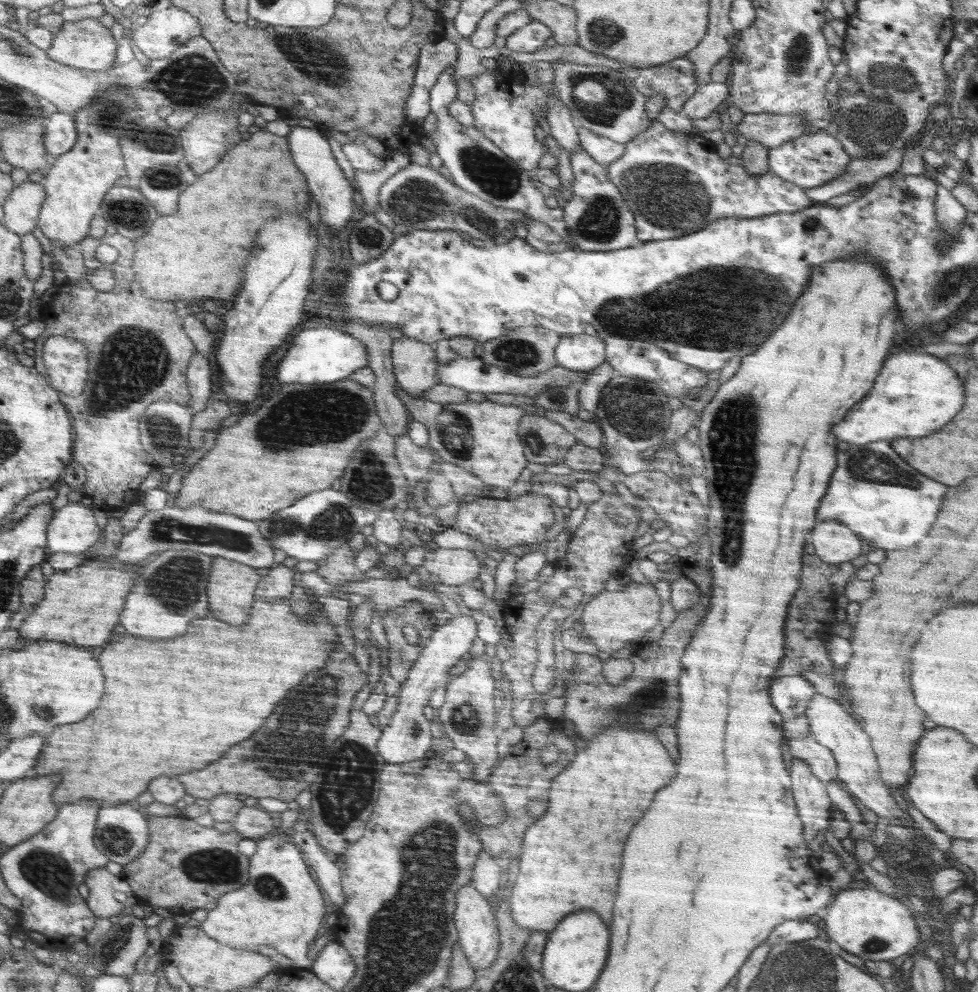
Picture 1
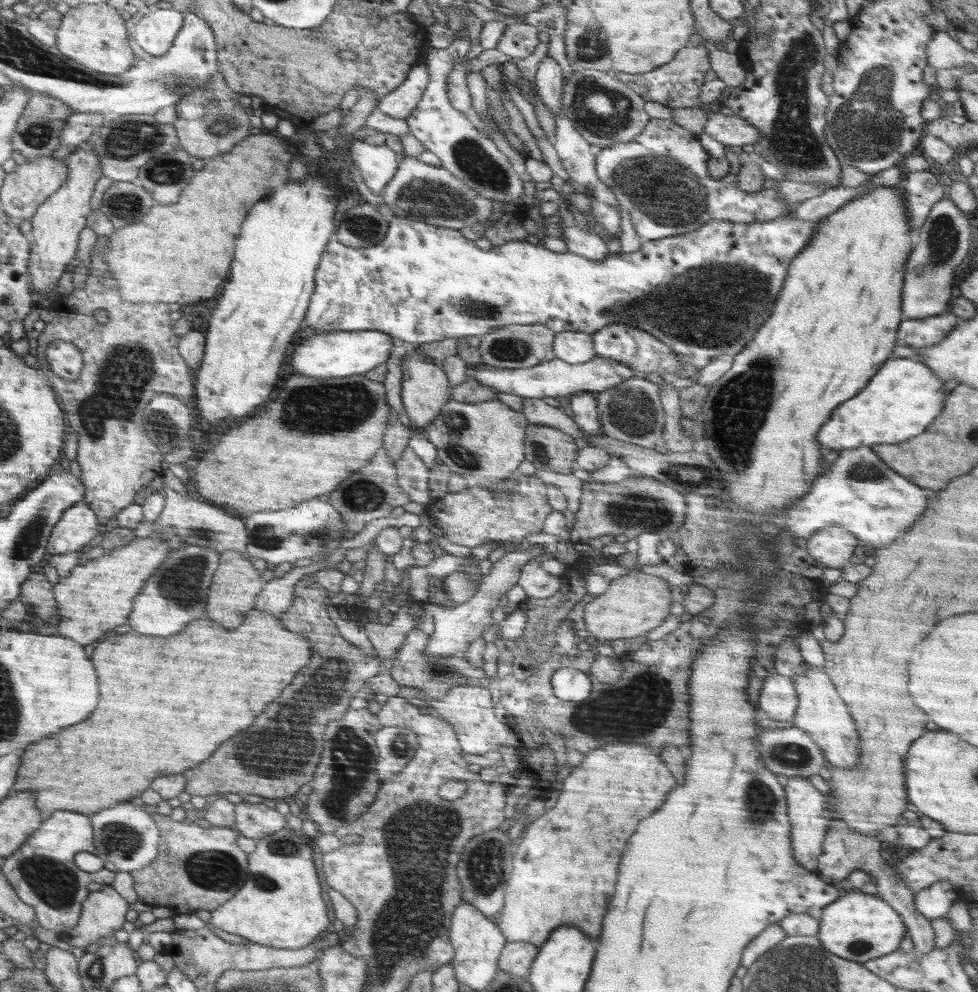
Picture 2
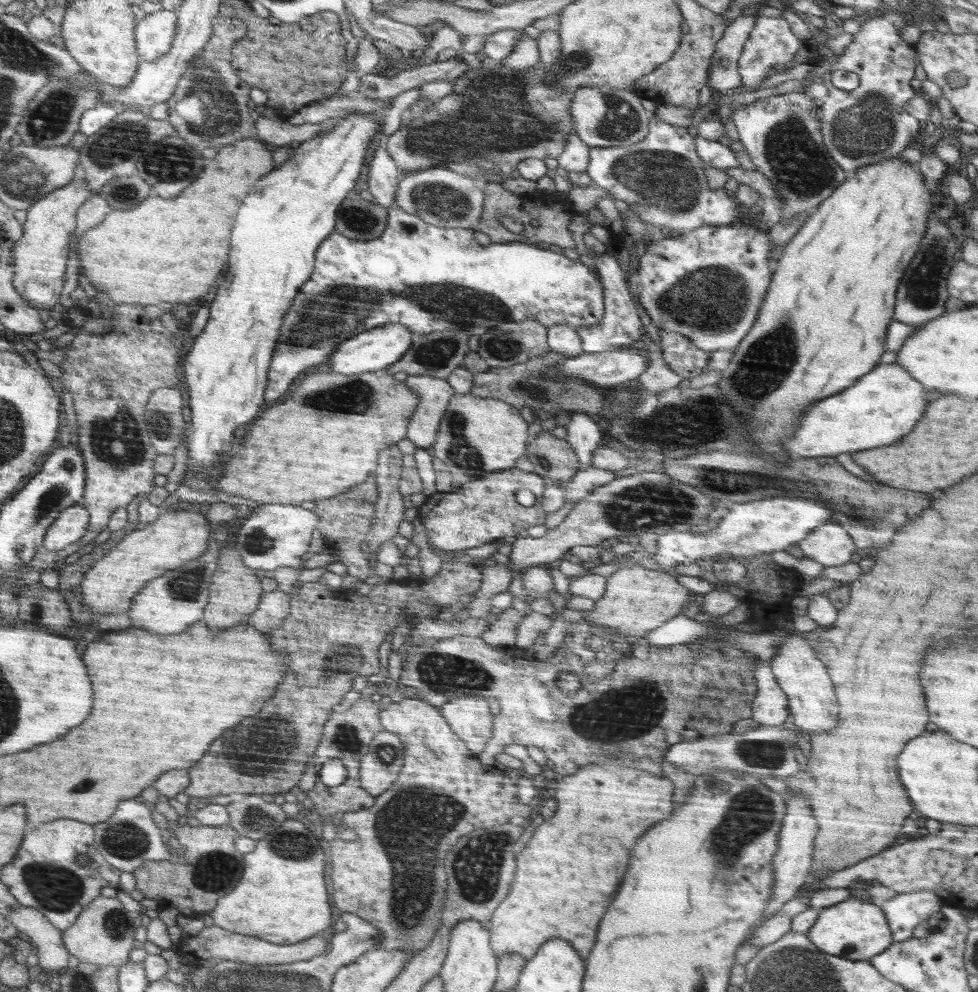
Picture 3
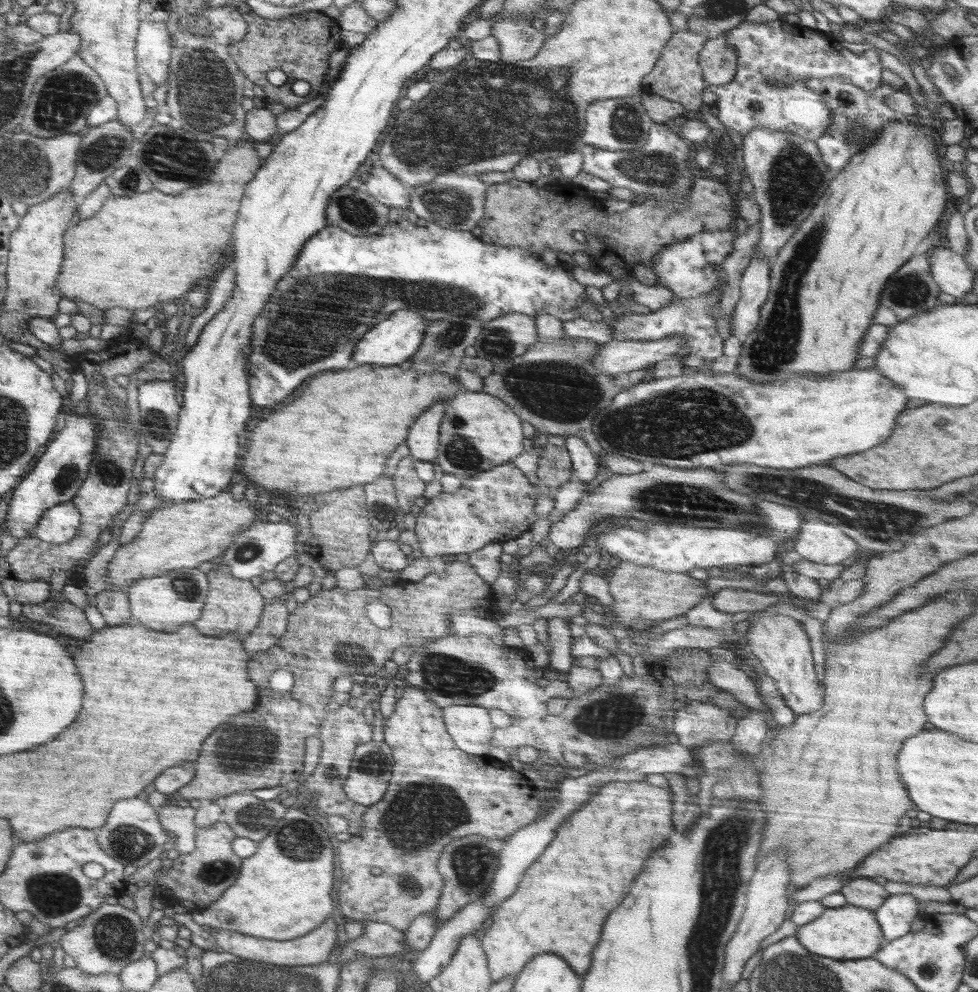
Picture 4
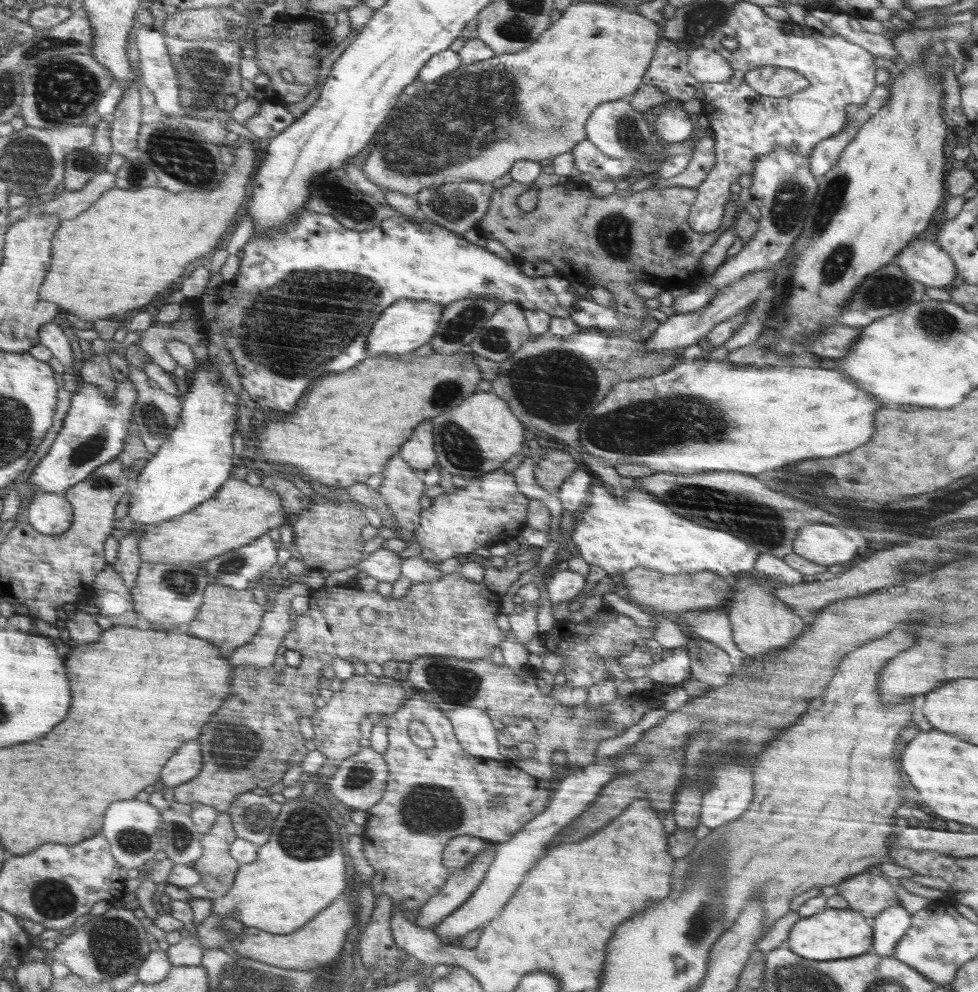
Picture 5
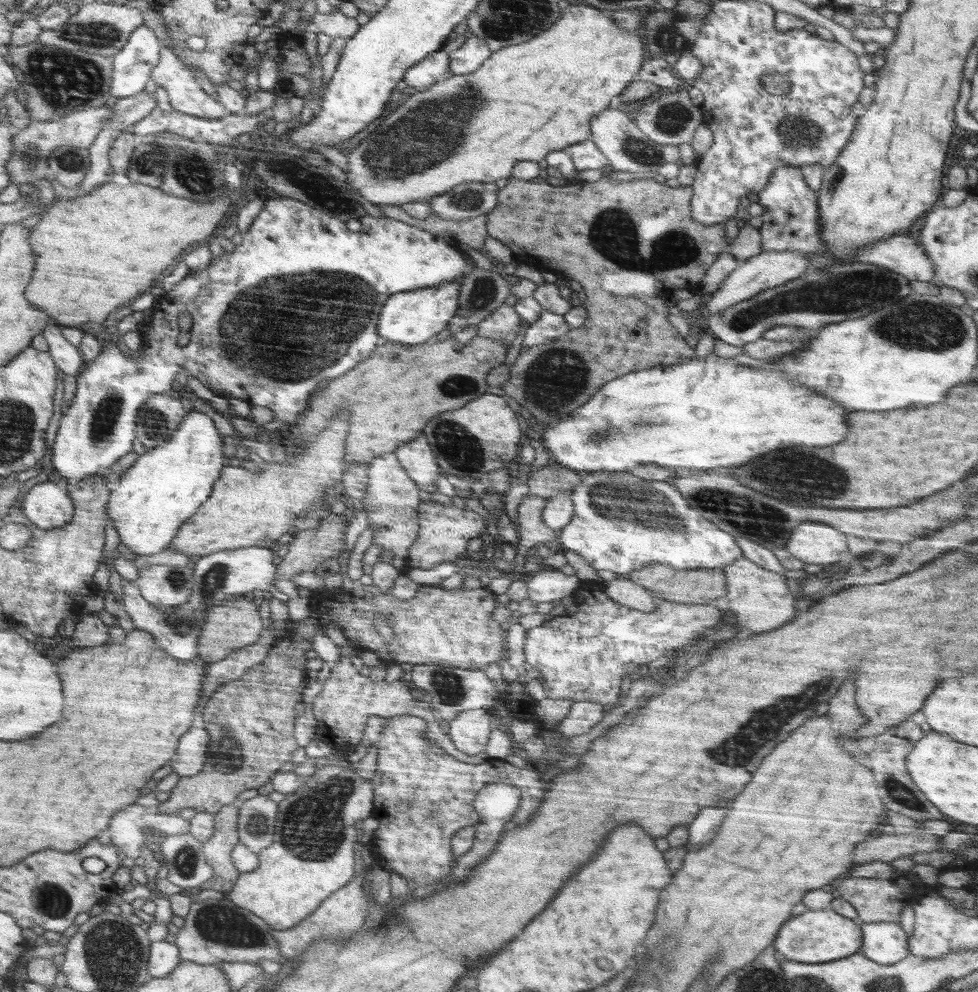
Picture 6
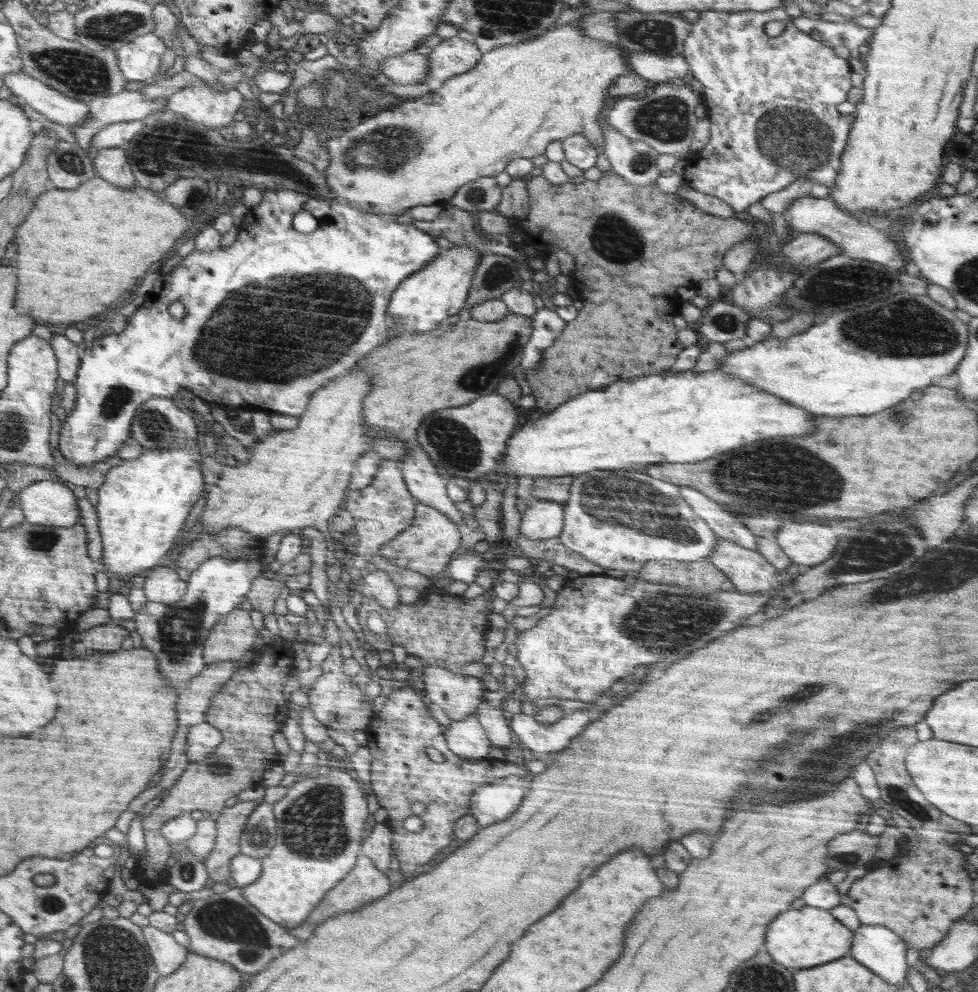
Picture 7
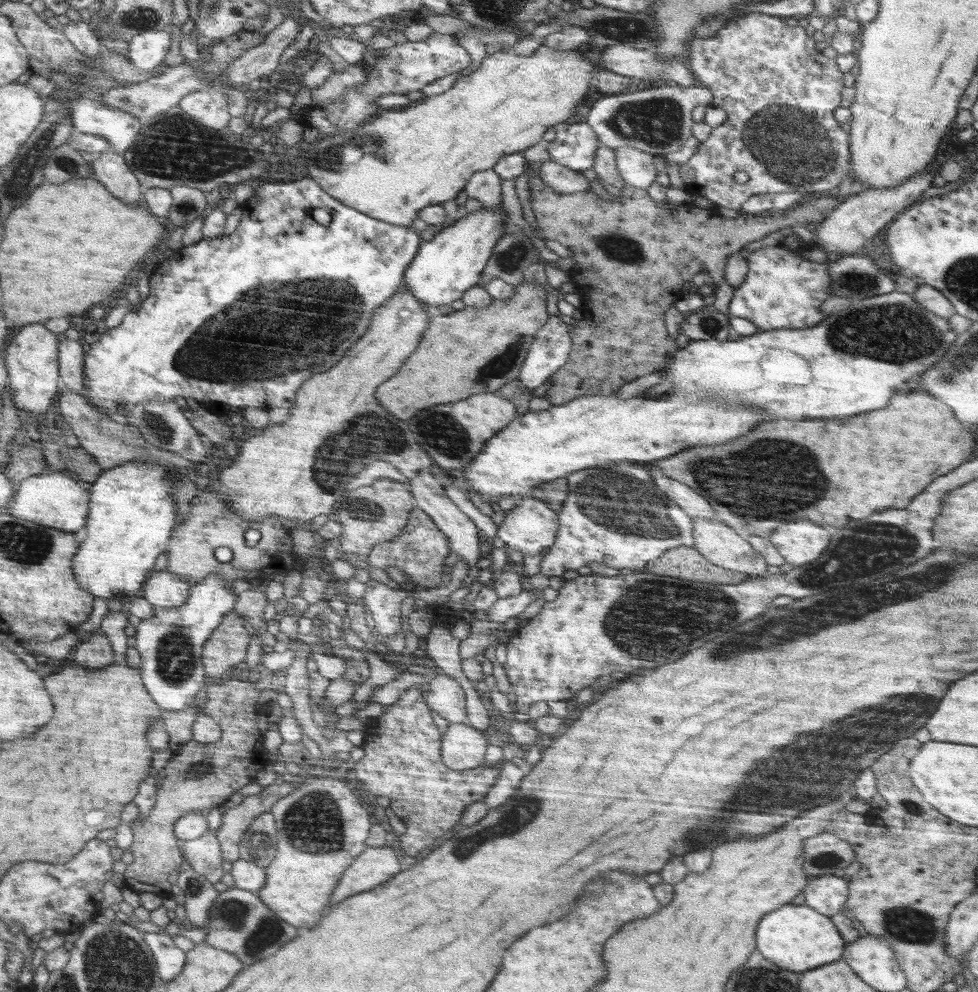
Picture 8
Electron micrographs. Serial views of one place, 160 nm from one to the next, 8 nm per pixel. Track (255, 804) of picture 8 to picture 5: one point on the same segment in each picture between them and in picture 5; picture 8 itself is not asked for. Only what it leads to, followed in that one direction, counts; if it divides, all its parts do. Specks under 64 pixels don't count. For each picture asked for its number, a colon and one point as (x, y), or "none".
5: (217, 870)
6: (217, 849)
7: (231, 823)

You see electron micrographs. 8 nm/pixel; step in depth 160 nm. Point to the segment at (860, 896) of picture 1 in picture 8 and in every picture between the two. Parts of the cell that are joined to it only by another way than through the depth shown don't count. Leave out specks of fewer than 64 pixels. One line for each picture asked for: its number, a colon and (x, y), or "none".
2: (857, 926)
3: (855, 929)
4: (848, 932)
5: (832, 934)
6: (814, 936)
7: (804, 938)
8: (796, 937)

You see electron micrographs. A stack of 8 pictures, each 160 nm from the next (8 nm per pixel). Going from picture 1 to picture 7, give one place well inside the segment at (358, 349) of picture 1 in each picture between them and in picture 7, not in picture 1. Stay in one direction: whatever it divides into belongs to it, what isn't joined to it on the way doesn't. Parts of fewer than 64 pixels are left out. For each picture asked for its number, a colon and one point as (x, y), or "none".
2: (337, 354)
3: (373, 350)
4: (394, 340)
5: (405, 326)
6: (414, 317)
7: (422, 302)

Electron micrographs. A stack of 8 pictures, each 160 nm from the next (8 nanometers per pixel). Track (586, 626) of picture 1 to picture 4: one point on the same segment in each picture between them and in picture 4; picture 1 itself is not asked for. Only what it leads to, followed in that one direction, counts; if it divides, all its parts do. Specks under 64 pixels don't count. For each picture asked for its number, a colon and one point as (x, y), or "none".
2: (634, 604)
3: (636, 601)
4: (654, 596)

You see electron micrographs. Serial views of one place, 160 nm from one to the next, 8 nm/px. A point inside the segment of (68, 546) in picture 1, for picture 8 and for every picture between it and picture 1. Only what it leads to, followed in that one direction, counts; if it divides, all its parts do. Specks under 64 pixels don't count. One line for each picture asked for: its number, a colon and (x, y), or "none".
2: (78, 524)
3: (72, 524)
4: (59, 524)
5: (51, 514)
6: (48, 505)
7: (47, 502)
8: (52, 499)

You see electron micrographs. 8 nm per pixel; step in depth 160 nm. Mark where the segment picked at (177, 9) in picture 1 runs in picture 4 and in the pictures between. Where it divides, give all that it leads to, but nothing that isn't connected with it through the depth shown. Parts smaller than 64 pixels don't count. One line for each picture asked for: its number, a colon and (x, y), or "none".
2: (155, 33)
3: (155, 32)
4: (154, 46)

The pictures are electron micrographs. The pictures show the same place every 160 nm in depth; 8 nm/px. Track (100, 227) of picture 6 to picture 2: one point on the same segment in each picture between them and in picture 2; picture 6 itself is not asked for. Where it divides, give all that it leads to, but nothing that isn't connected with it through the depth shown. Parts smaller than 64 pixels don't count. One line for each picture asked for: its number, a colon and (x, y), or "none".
2: (187, 248)
3: (172, 250)
4: (152, 248)
5: (129, 245)

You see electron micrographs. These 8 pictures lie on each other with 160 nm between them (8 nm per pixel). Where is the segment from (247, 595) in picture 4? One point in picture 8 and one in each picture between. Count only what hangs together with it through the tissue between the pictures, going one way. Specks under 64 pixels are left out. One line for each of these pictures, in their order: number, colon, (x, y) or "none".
5: (228, 618)
6: (235, 624)
7: (229, 639)
8: (227, 645)

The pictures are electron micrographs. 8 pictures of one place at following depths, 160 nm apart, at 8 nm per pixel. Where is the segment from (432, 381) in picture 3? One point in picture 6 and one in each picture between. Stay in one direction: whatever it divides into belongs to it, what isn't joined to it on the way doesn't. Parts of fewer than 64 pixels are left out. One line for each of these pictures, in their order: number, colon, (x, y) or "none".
4: (424, 441)
5: (420, 451)
6: (417, 458)

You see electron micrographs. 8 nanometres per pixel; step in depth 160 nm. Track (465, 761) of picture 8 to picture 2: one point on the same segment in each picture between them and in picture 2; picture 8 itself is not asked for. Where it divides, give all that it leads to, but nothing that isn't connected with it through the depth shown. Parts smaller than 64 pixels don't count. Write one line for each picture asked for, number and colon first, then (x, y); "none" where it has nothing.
2: (470, 710)
3: (469, 716)
4: (470, 725)
5: (475, 732)
6: (470, 731)
7: (466, 737)

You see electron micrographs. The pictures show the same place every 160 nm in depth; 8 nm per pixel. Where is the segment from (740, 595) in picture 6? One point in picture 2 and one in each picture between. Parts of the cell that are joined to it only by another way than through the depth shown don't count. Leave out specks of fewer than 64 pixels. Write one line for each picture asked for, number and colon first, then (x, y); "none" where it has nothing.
2: (821, 713)
3: (800, 674)
4: (780, 643)
5: (761, 624)

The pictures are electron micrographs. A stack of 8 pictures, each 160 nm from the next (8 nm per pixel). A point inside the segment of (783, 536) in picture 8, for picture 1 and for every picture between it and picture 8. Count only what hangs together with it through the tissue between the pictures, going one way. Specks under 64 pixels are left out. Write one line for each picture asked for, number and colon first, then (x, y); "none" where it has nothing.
1: (833, 542)
2: (834, 546)
3: (829, 544)
4: (818, 541)
5: (824, 544)
6: (812, 542)
7: (807, 544)

